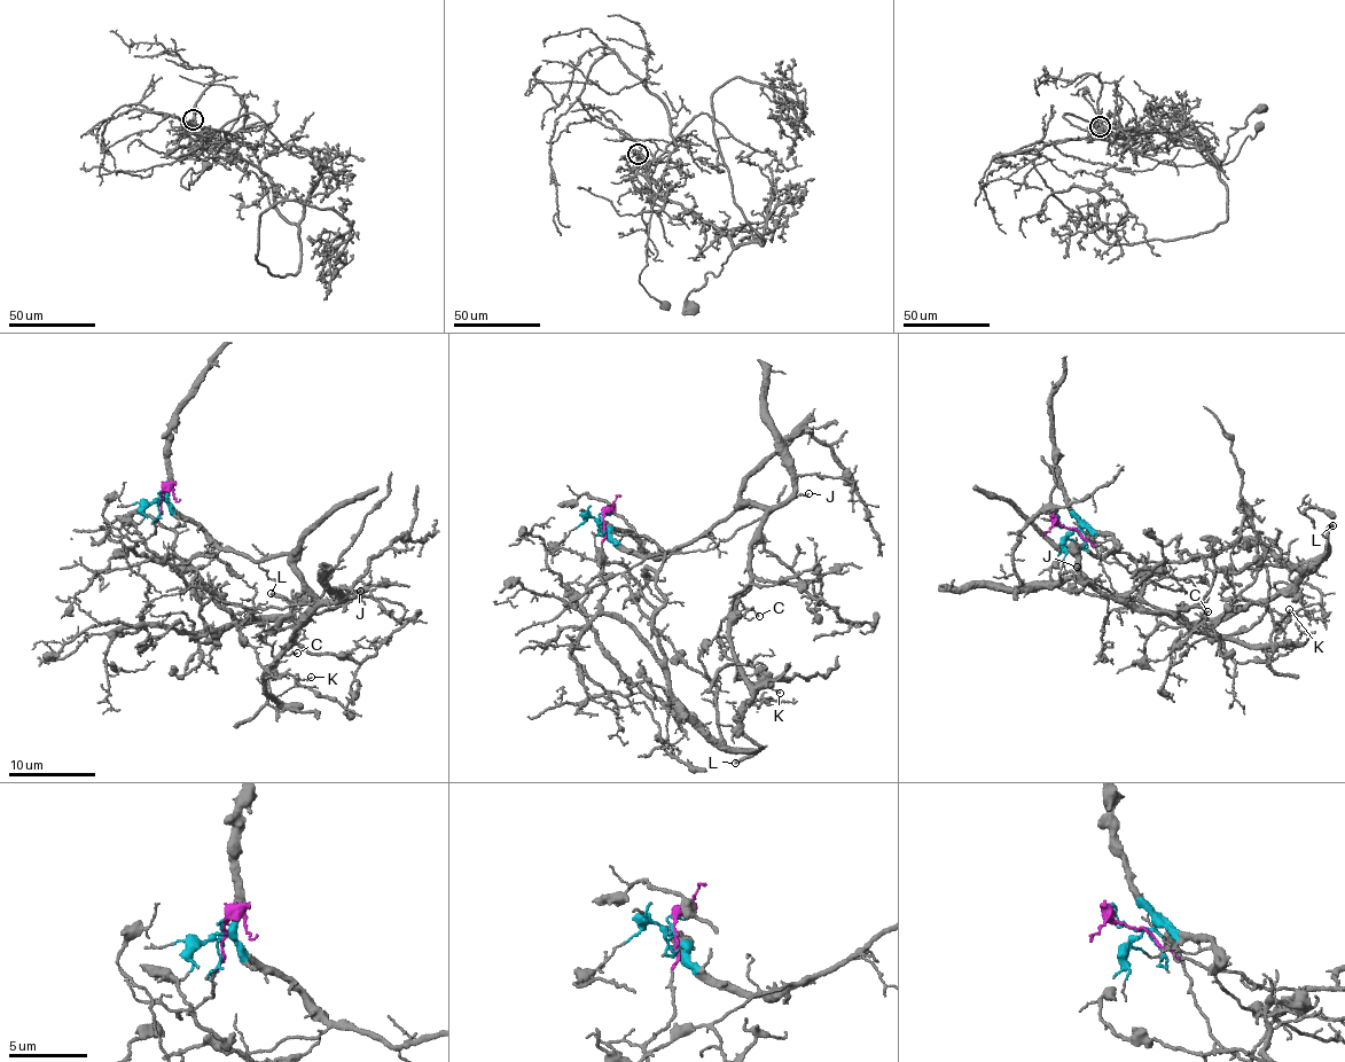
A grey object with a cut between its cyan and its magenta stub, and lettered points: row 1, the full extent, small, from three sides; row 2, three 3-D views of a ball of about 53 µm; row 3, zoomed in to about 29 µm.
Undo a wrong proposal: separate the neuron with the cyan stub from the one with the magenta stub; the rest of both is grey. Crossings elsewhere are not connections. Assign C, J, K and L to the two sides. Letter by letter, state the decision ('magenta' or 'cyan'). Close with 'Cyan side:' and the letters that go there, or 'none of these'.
C: cyan
J: cyan
K: cyan
L: magenta
Cyan side: C, J, K

